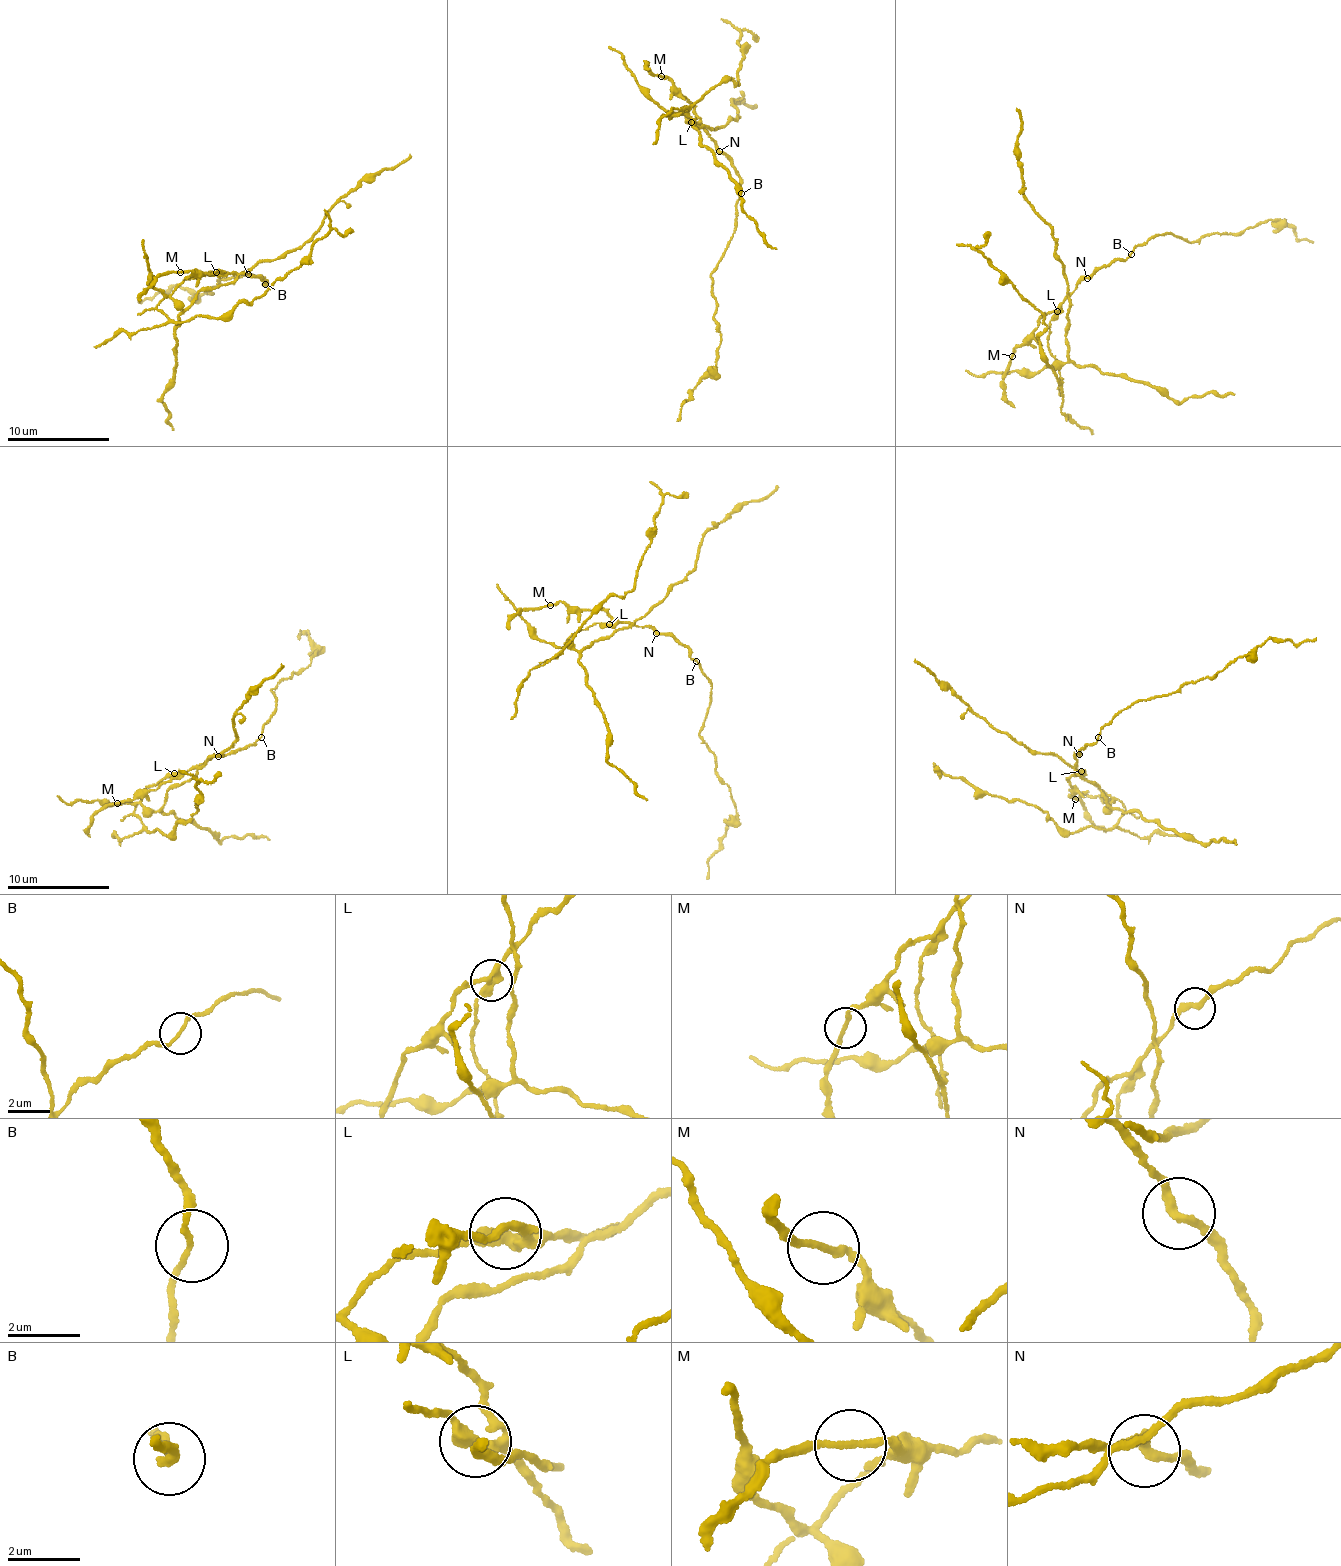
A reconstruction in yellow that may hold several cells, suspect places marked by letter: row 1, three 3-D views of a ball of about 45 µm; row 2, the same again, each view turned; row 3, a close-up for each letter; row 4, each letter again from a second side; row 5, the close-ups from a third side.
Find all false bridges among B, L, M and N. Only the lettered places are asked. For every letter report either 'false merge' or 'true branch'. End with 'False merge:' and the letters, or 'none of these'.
B: false merge
L: false merge
M: true branch
N: true branch
False merge: B, L

